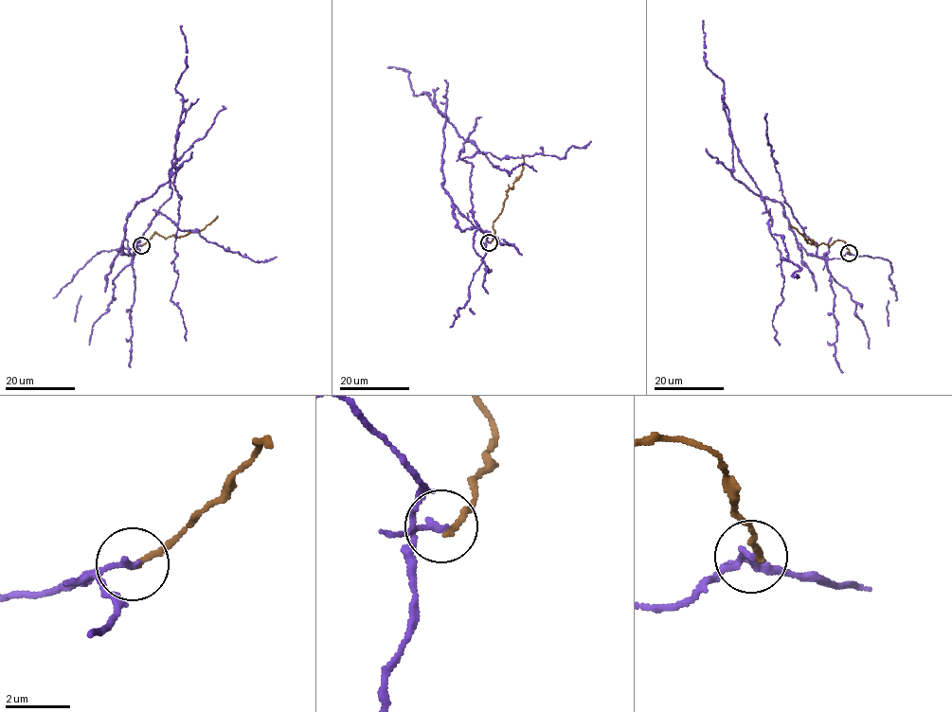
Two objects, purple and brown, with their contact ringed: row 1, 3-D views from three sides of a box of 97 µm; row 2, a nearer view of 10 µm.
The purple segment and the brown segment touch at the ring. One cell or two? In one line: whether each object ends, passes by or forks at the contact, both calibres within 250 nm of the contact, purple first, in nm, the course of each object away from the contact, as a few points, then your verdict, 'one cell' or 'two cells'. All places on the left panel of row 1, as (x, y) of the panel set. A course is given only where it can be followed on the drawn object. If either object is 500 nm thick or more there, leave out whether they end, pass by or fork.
purple ends; brown ends; calibres 200 and 180 nm; course purple (141, 245), (122, 252), (127, 217), (169, 181), (175, 146), (170, 297), (186, 341); course brown (141, 245), (154, 233), (166, 238), (172, 235), (178, 238), (191, 230), (200, 231), (217, 216); two cells

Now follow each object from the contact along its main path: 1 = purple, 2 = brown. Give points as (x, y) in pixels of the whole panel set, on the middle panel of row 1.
1: (489, 241), (442, 186), (446, 118), (438, 110), (493, 166), (510, 176), (523, 163), (536, 171)
2: (489, 241), (494, 231), (493, 221), (500, 213), (508, 190), (521, 172), (524, 161), (522, 154)

